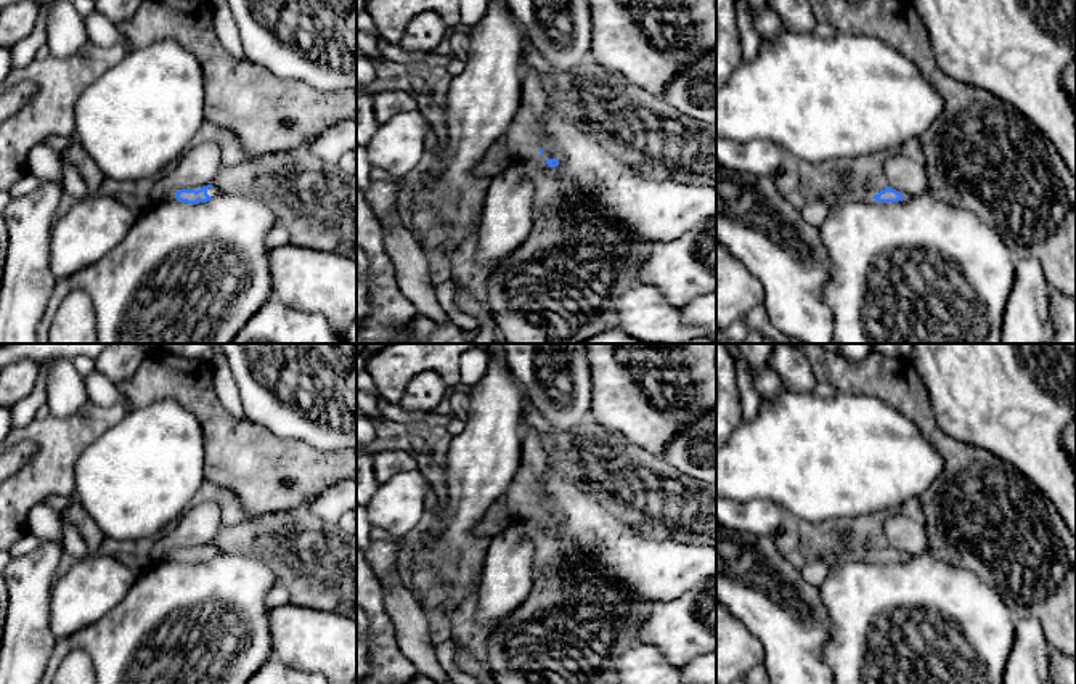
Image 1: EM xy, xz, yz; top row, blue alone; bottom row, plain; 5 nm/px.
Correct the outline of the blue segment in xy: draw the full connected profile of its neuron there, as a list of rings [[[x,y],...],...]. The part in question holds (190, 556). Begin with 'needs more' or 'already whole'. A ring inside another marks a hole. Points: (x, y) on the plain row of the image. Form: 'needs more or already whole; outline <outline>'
needs more; outline [[[207,544],[202,546],[201,549],[180,549],[177,551],[175,557],[181,562],[186,564],[199,564],[199,562],[207,562],[214,556],[223,554],[218,548]]]

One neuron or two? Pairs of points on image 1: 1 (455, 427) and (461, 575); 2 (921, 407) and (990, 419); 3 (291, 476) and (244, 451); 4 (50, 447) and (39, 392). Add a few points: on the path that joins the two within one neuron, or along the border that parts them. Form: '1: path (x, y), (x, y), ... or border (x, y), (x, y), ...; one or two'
1: border (464, 421), (464, 427), (453, 437); two
2: border (919, 374), (927, 389), (935, 423), (956, 440); two
3: path (280, 474), (267, 474), (256, 463); one
4: border (34, 418), (16, 429); two

